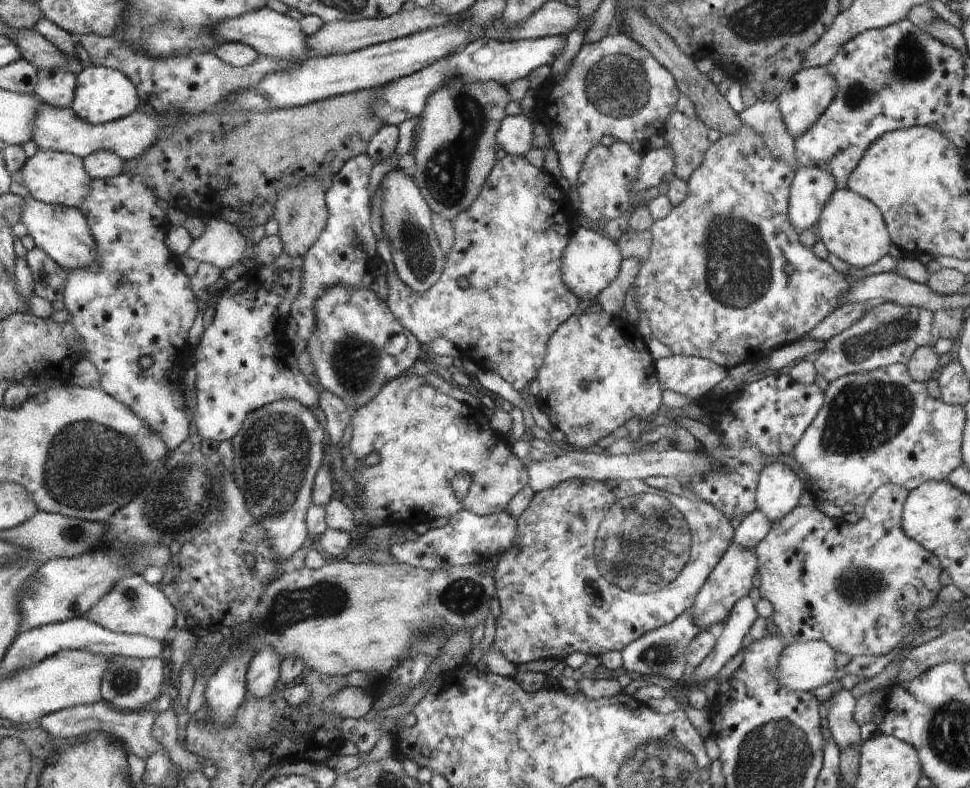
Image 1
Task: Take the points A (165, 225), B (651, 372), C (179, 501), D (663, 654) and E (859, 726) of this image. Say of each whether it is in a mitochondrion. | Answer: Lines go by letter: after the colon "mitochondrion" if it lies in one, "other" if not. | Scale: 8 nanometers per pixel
A: other
B: other
C: mitochondrion
D: mitochondrion
E: other

